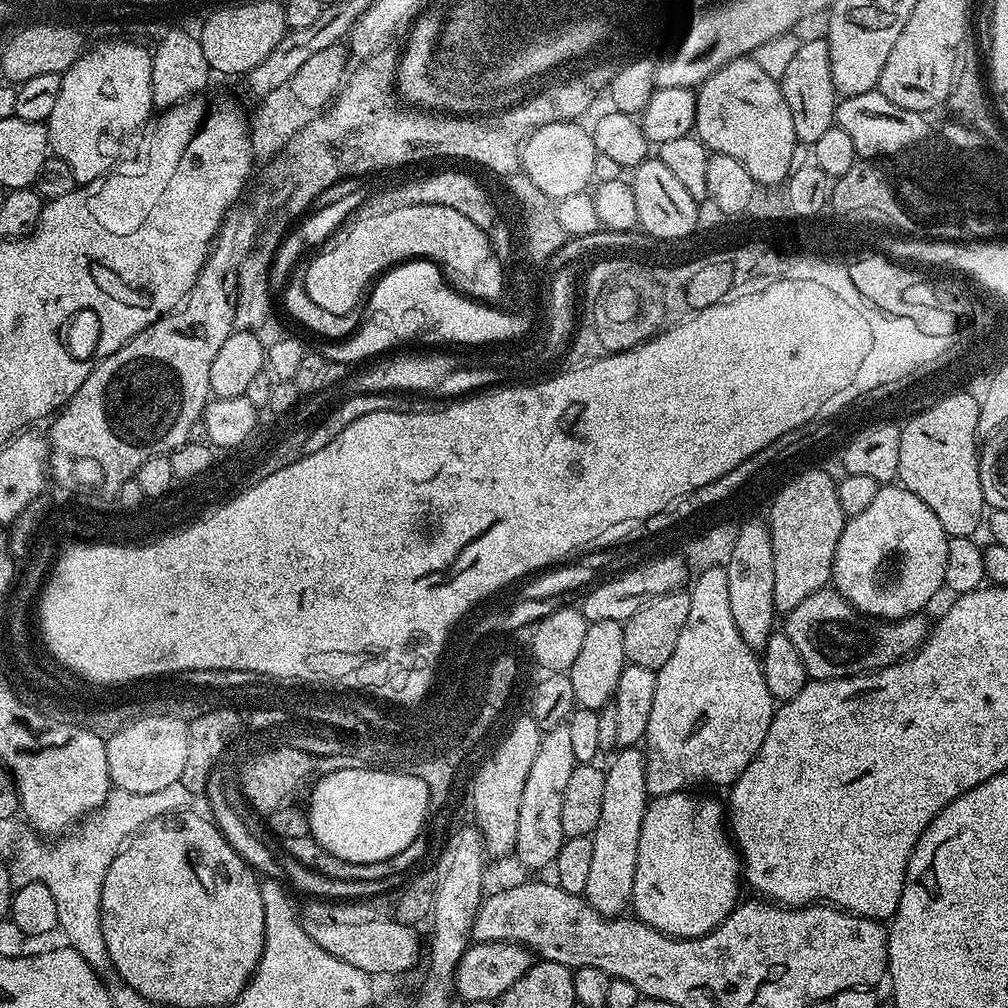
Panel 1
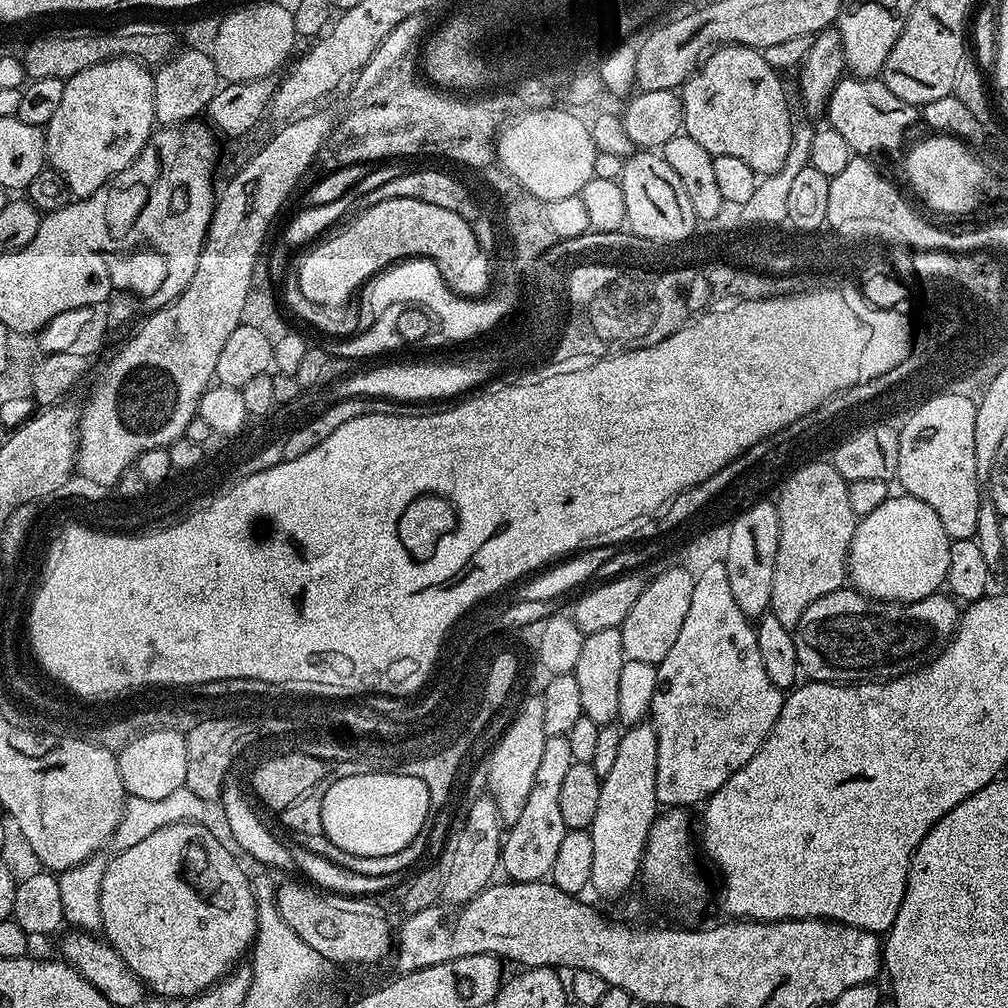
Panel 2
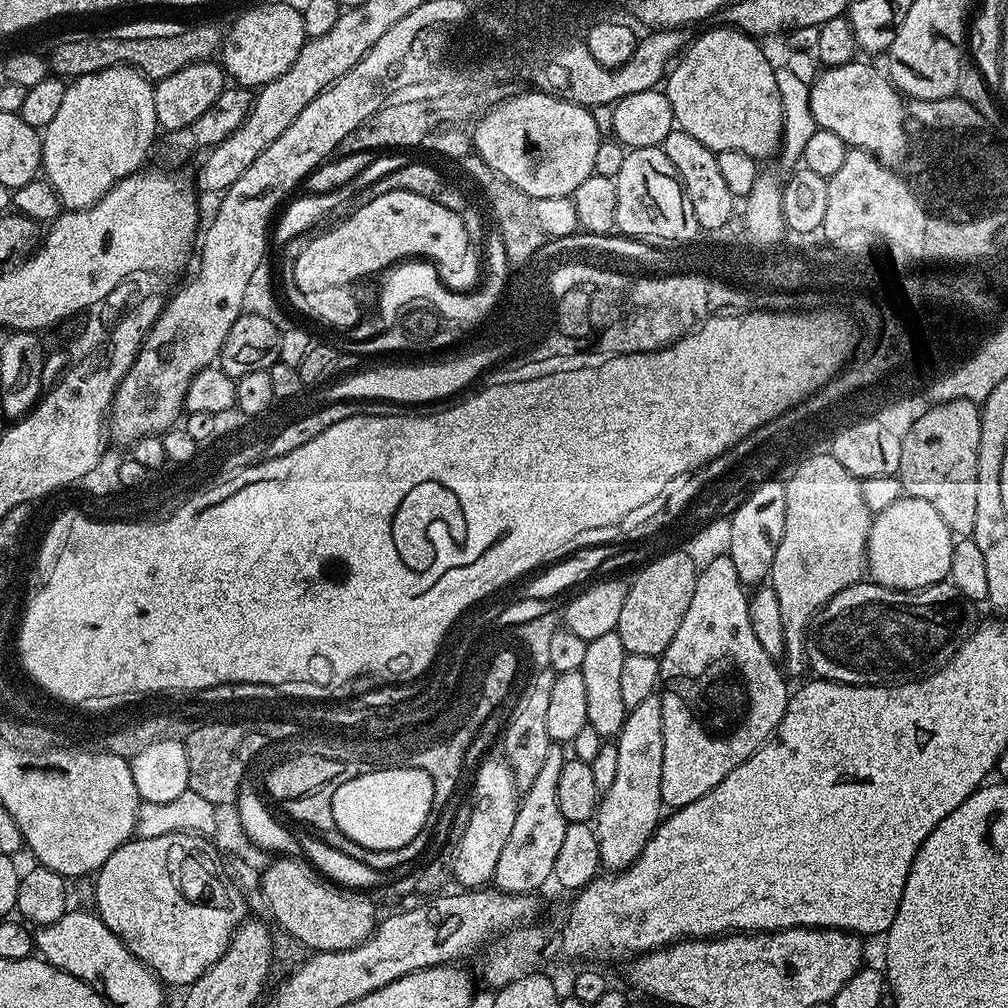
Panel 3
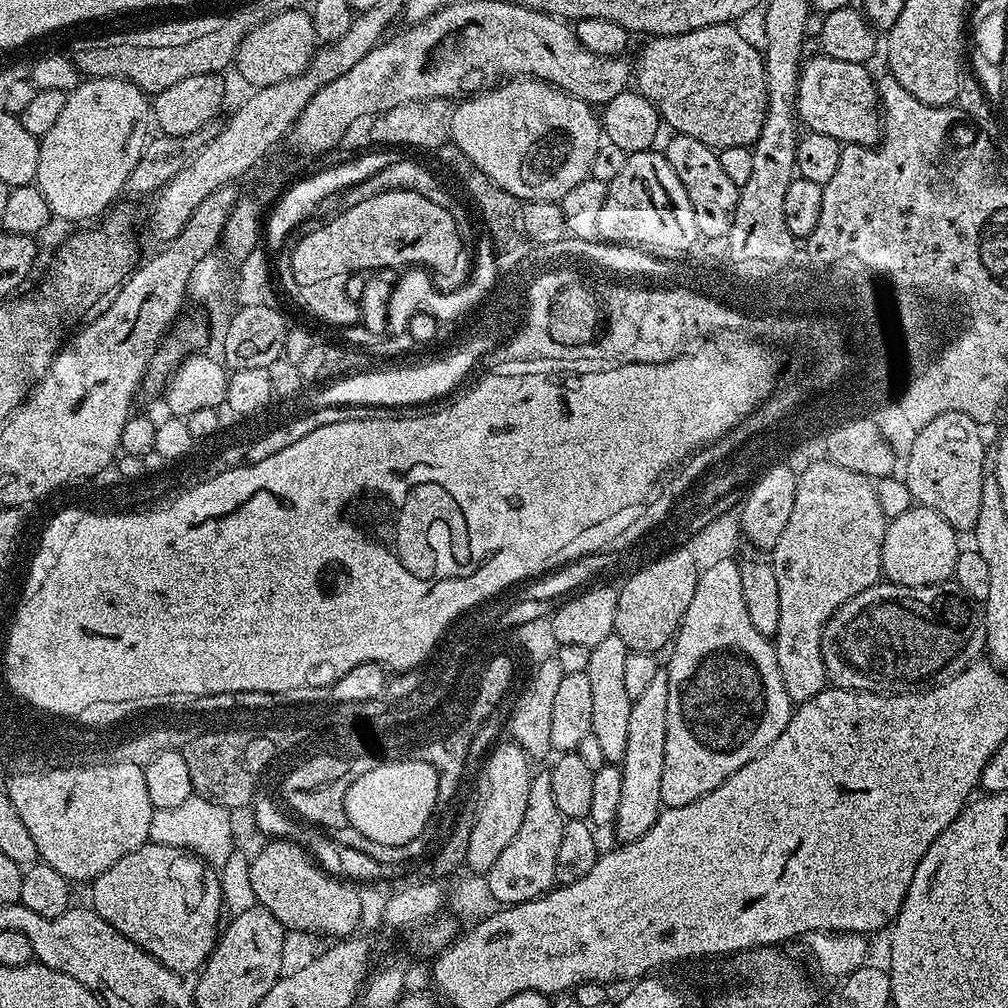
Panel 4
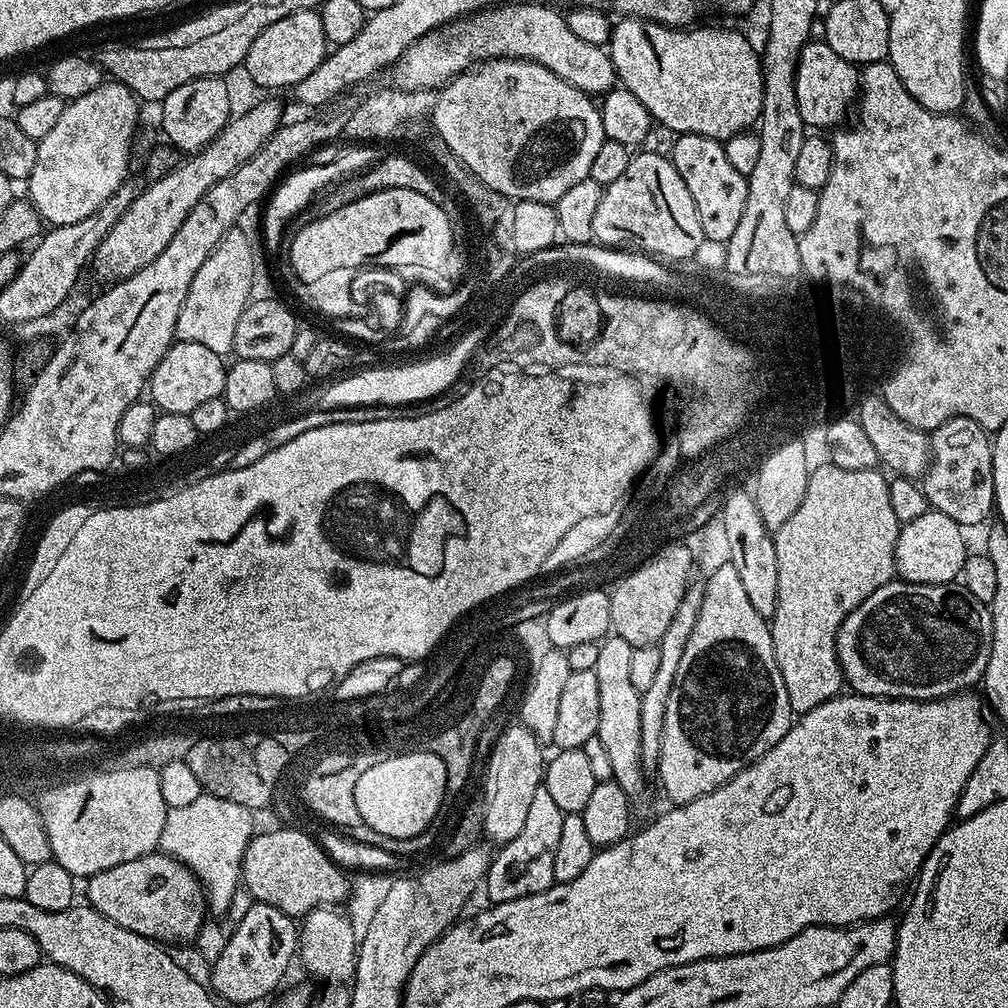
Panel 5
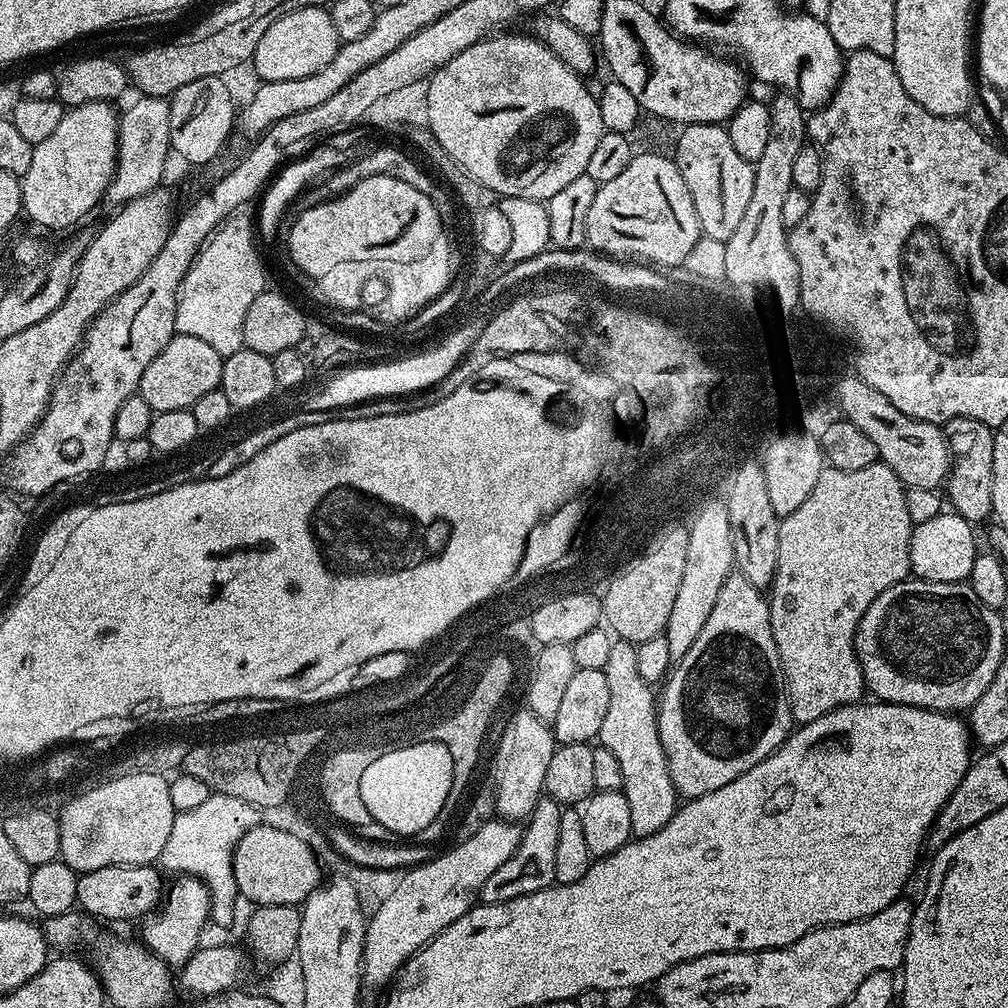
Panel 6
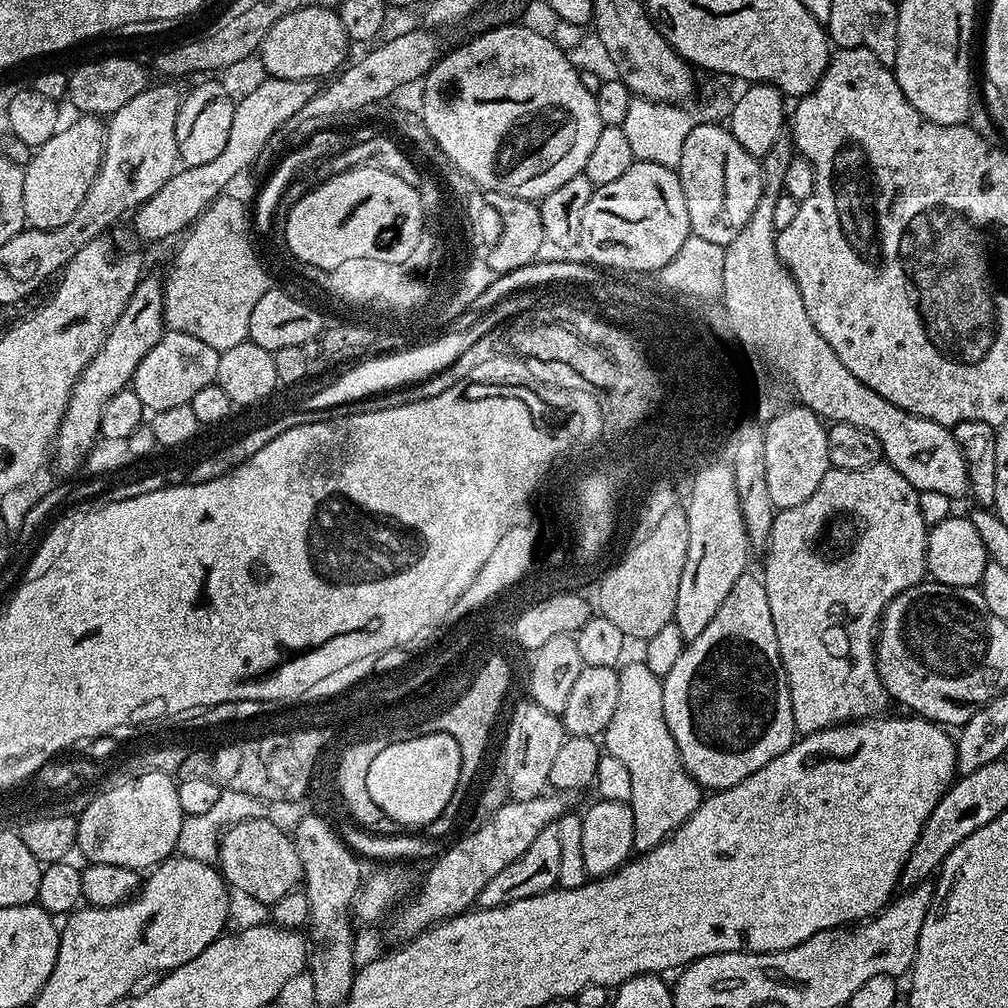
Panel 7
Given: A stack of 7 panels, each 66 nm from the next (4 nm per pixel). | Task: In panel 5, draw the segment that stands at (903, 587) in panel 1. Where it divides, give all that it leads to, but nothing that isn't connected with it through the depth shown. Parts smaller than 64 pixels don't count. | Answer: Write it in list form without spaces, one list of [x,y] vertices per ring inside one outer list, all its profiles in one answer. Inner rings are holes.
[[[929,510],[922,518],[903,525],[896,543],[896,571],[899,579],[910,584],[950,584],[963,573],[964,559],[970,548],[964,545],[965,529],[954,518]]]

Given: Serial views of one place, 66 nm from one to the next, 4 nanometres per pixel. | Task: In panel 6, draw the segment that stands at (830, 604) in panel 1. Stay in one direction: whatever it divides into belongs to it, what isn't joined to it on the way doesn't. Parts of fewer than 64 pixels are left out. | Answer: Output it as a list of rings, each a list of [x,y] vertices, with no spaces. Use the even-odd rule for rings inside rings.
[[[909,578],[882,590],[882,594],[878,594],[878,598],[874,598],[874,602],[870,602],[866,614],[862,614],[856,627],[856,660],[860,663],[860,669],[864,675],[865,689],[869,693],[873,692],[876,695],[873,697],[877,701],[886,704],[909,704],[915,708],[925,708],[935,712],[964,714],[972,709],[982,694],[986,693],[990,682],[994,681],[999,664],[1003,662],[1006,655],[1004,643],[1006,643],[1006,637],[1003,634],[1001,613],[997,609],[983,604],[978,598],[978,594],[974,594],[974,590],[967,582],[930,582],[919,578]]]

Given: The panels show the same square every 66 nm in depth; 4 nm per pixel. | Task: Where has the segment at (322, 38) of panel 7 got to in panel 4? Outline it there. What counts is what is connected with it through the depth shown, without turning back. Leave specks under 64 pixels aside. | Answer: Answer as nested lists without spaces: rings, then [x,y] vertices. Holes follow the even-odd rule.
[[[299,7],[292,8],[287,12],[274,14],[249,30],[238,46],[234,68],[240,71],[243,78],[255,89],[265,88],[274,82],[299,76],[310,67],[317,51],[318,41],[311,15]]]

